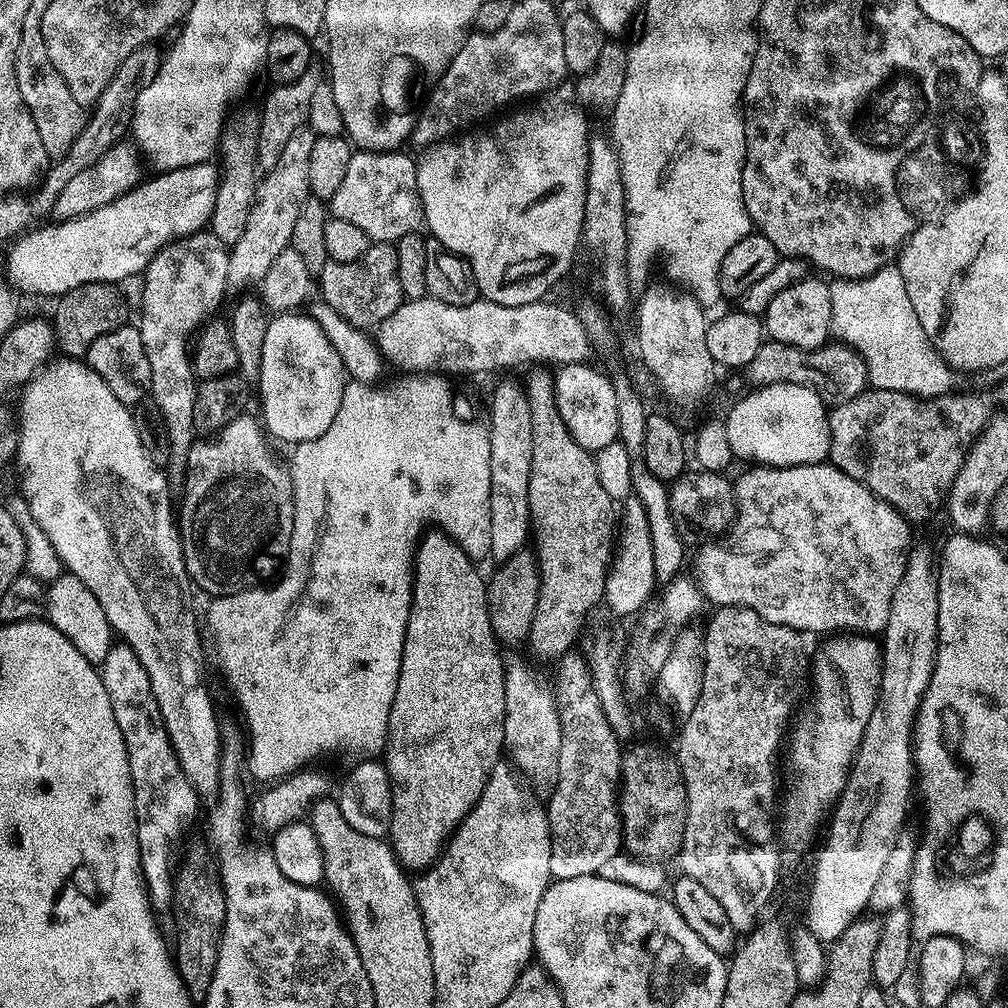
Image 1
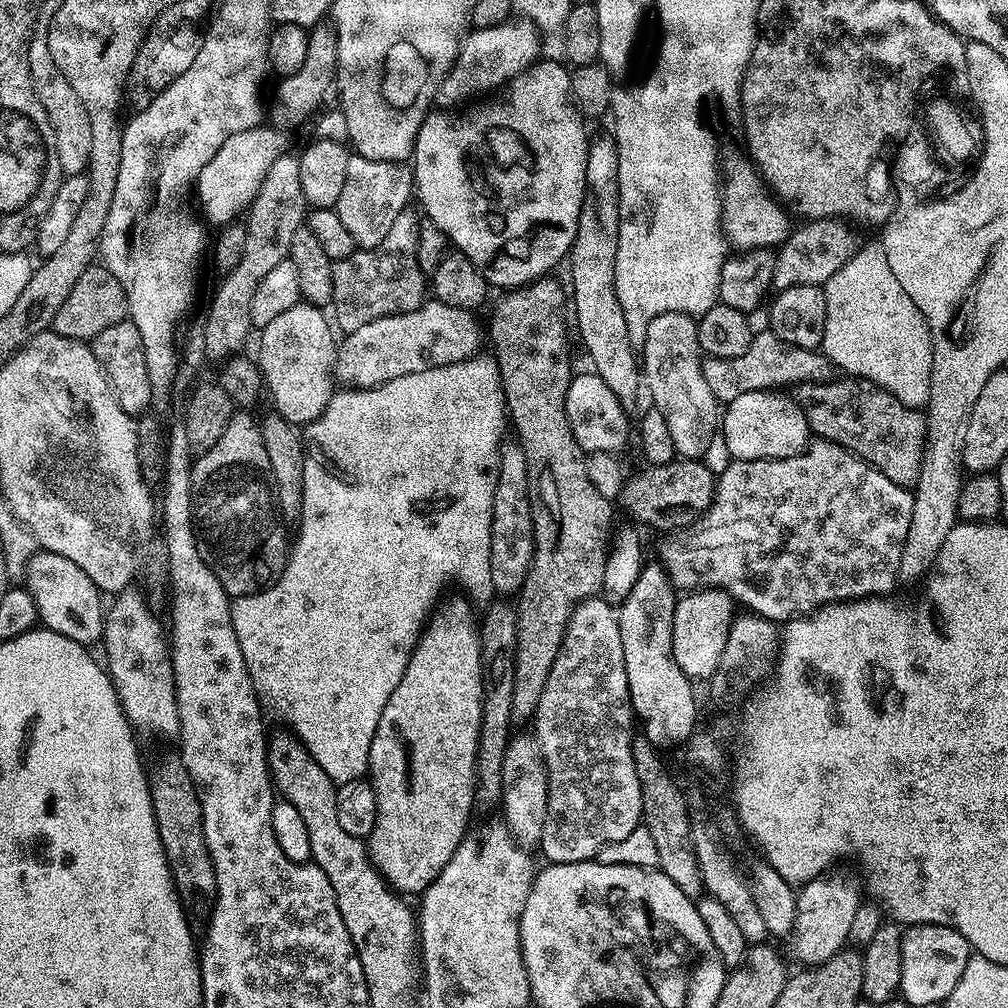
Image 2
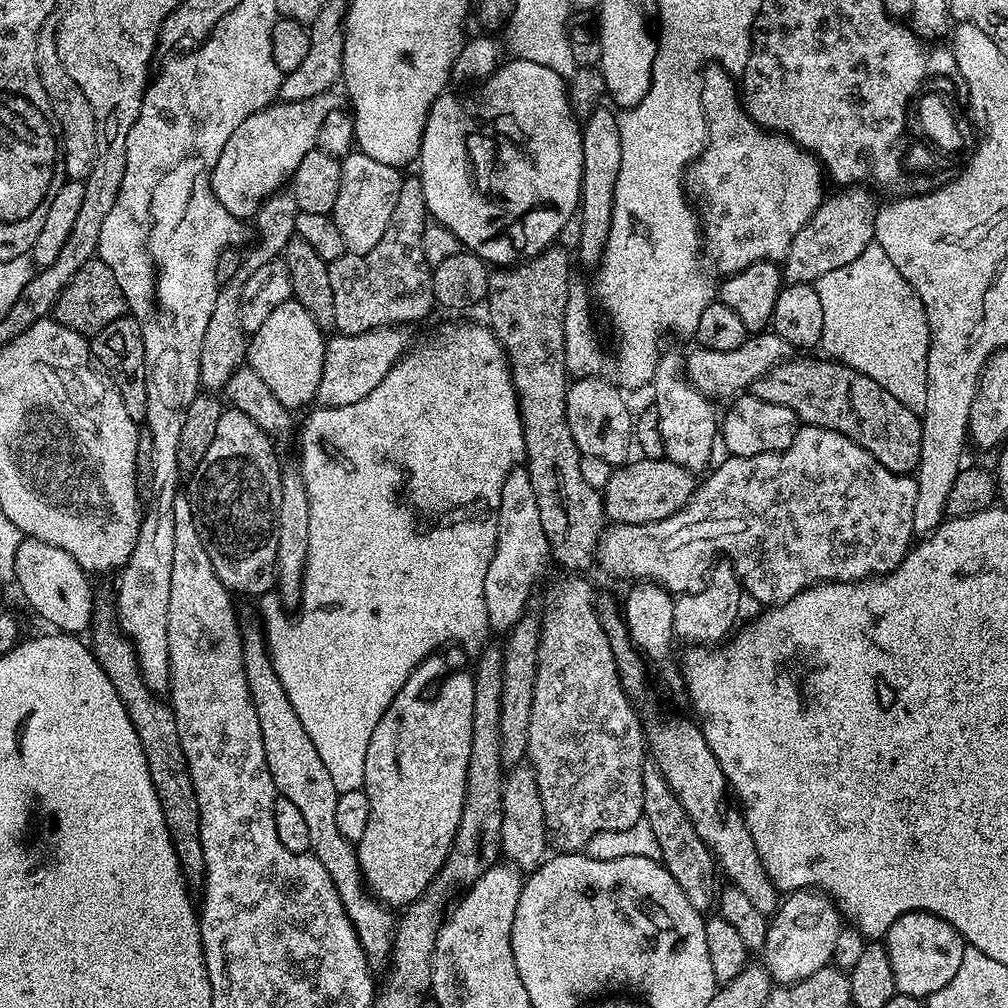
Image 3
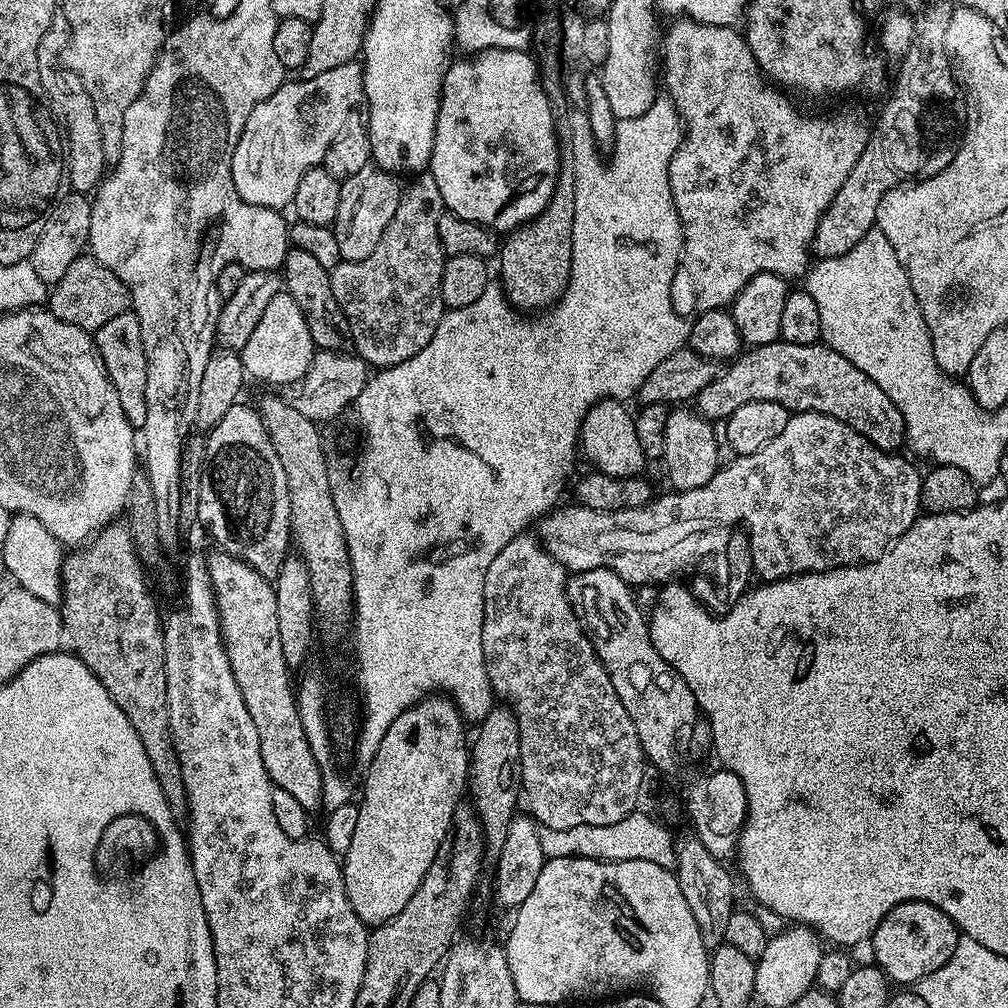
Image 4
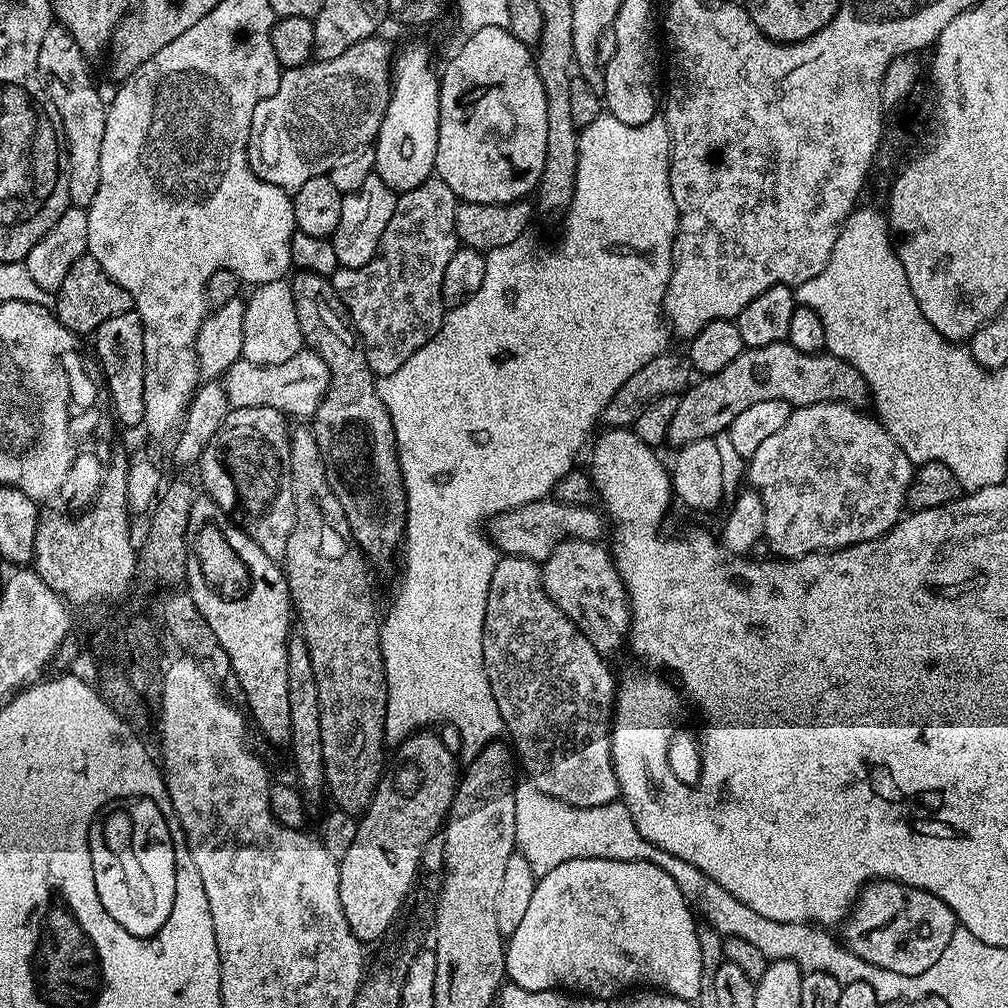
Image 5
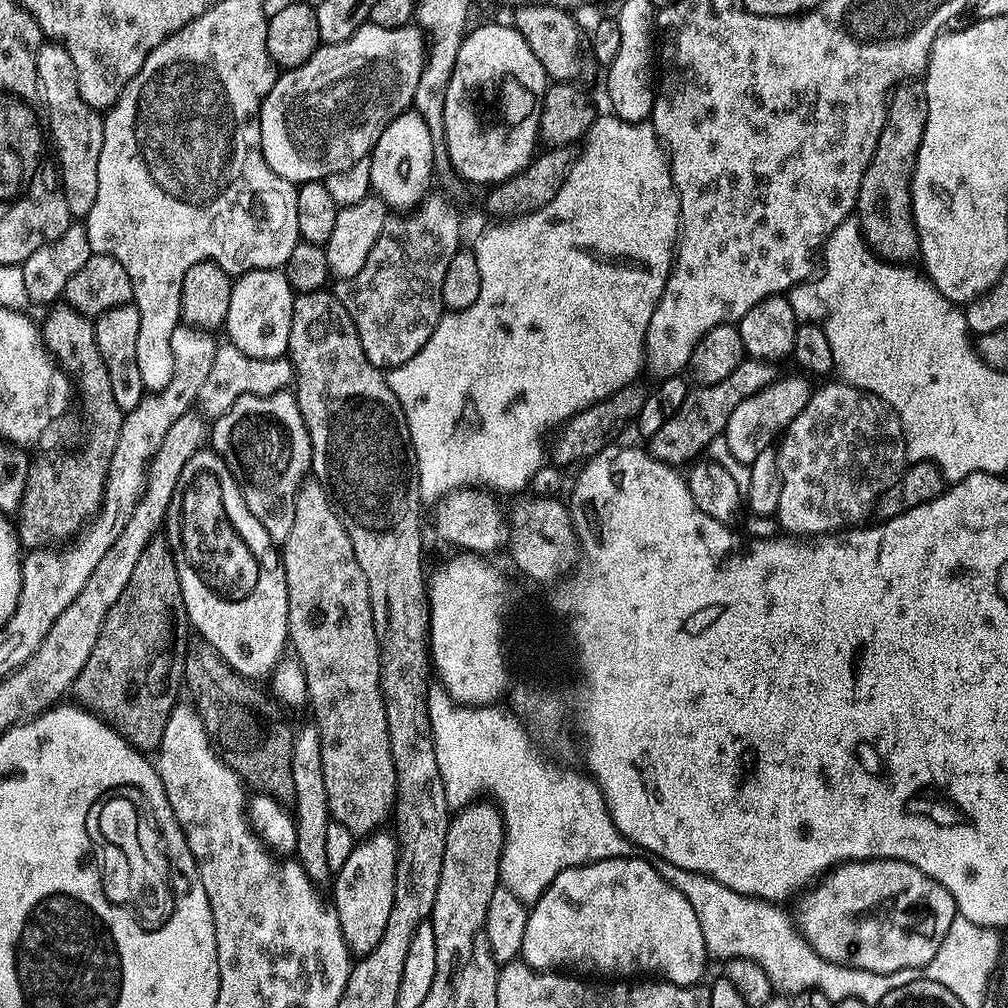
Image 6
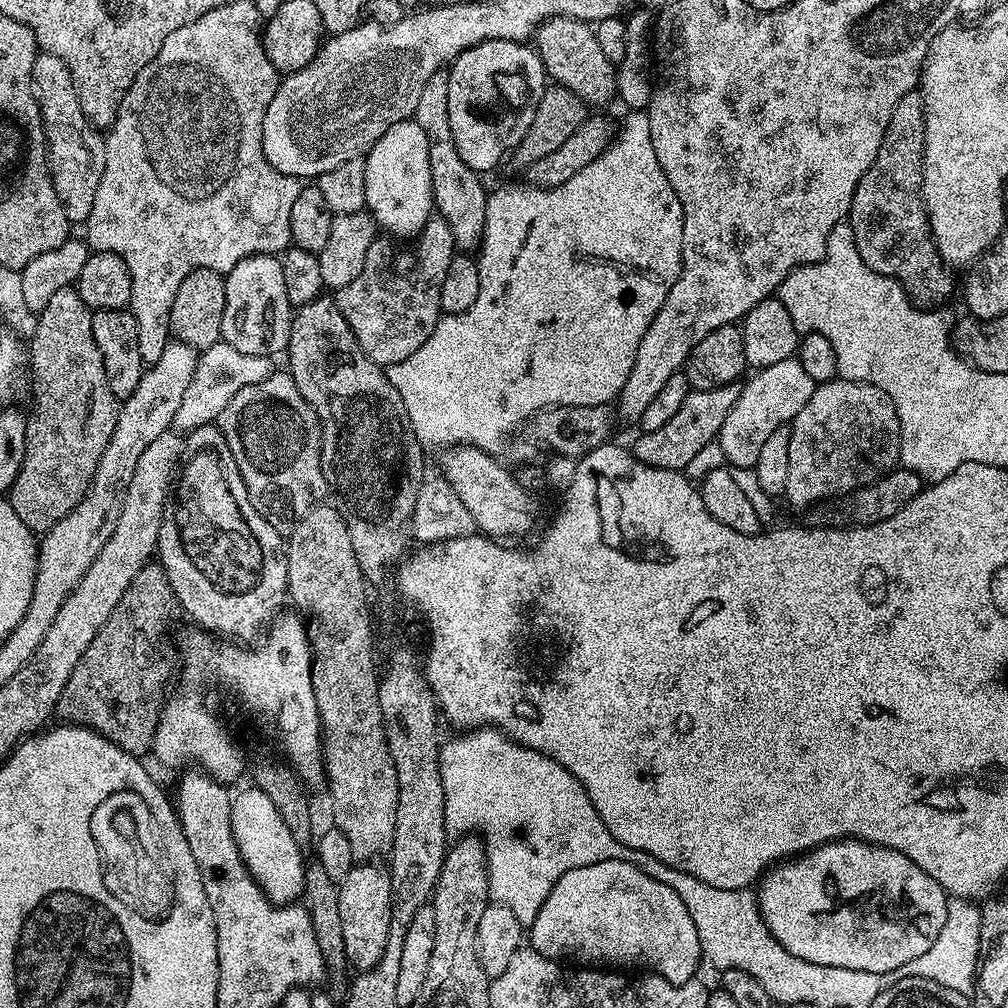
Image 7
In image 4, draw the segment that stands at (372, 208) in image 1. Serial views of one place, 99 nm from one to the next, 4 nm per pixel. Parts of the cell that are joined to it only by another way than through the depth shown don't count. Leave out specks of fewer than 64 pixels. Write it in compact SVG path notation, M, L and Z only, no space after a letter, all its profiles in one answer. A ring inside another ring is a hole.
M369 162L365 168L358 170L358 174L350 174L350 178L342 181L334 225L341 260L361 260L374 254L374 246L378 246L386 226L390 226L394 210L398 210L402 184L396 180L399 179L393 173Z

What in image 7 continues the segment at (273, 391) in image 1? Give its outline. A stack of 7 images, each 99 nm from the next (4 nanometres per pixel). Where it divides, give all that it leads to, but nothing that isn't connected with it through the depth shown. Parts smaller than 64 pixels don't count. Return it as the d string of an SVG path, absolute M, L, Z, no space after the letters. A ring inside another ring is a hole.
M272 254L247 256L238 266L234 266L224 276L226 286L226 310L222 310L223 343L234 346L234 350L242 350L247 356L275 357L275 352L283 353L288 347L294 309L286 298L286 282L282 279L282 266L279 259Z

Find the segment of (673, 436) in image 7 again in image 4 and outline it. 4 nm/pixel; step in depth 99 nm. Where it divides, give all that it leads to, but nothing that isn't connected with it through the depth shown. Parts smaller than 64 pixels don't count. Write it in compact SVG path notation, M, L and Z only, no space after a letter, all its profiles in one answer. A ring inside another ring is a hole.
M779 339L772 344L745 351L725 368L728 369L725 372L723 369L712 379L710 386L706 386L706 390L696 395L695 411L699 412L705 420L727 421L728 416L734 414L738 406L746 406L746 402L778 402L792 414L817 412L826 414L830 418L838 418L838 422L846 422L846 426L858 430L858 434L865 436L870 443L878 446L883 452L892 454L900 450L900 447L902 449L905 447L904 423L898 406L894 406L894 402L886 398L882 386L878 386L874 378L862 374L862 370L858 370L858 366L854 366L850 358L842 358L842 354L838 354L823 342L795 344Z

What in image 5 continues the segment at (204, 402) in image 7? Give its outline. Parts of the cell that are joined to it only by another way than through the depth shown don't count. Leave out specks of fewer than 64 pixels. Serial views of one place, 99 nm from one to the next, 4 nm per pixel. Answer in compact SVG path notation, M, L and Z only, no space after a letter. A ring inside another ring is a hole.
M301 350L290 358L290 362L282 362L278 366L252 364L241 358L231 364L222 377L229 409L266 406L283 412L288 418L315 416L322 398L328 392L329 382L330 370L315 350Z

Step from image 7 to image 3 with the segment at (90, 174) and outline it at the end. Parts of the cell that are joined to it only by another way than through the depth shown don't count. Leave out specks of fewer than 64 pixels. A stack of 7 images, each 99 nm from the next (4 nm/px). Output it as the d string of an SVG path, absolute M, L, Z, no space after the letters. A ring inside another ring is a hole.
M55 15L46 18L36 43L36 65L40 81L48 95L55 127L58 129L58 144L62 149L64 175L70 180L84 181L94 167L94 158L96 157L94 110L90 110L90 102L86 102L86 94L82 94L82 90L78 90L78 82L74 82L74 78L70 78L70 74L66 74L66 66L62 66L62 62L58 58L56 49L57 23Z

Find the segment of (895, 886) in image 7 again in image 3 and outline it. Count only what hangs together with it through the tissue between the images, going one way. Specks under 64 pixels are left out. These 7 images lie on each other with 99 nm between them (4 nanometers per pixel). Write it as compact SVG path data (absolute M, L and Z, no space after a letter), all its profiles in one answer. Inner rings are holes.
M907 912L890 926L886 937L896 991L902 996L927 998L946 986L958 974L966 941L950 922L929 912Z

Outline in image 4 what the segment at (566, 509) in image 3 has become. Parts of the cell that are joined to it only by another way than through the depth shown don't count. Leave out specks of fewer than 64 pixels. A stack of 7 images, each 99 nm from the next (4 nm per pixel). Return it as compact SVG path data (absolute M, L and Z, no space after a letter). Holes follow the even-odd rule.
M571 154L561 155L560 173L556 176L554 194L542 210L534 219L515 228L514 231L507 233L503 237L502 243L498 248L498 261L500 260L499 283L502 291L513 308L524 314L532 314L537 310L551 309L552 305L559 300L560 295L568 289L568 279L572 277L572 227L574 226L574 202L576 201L576 167L574 158Z

